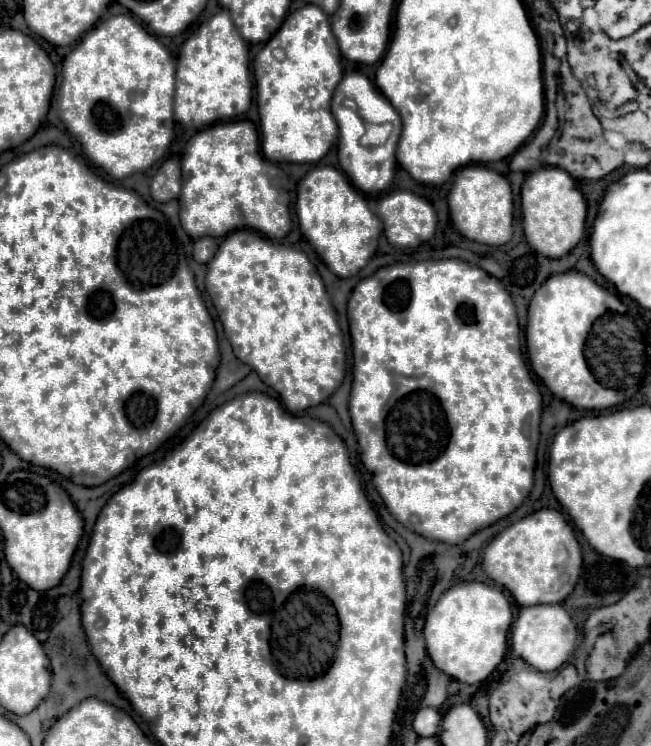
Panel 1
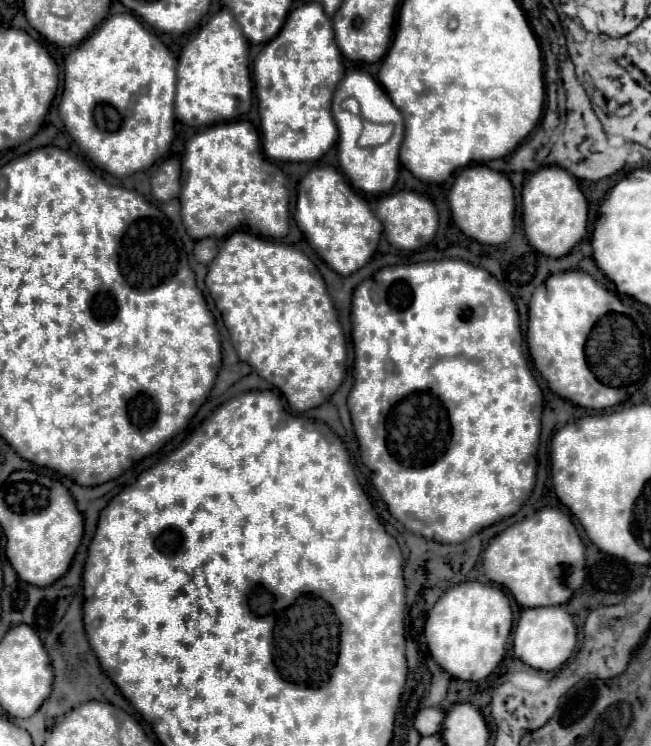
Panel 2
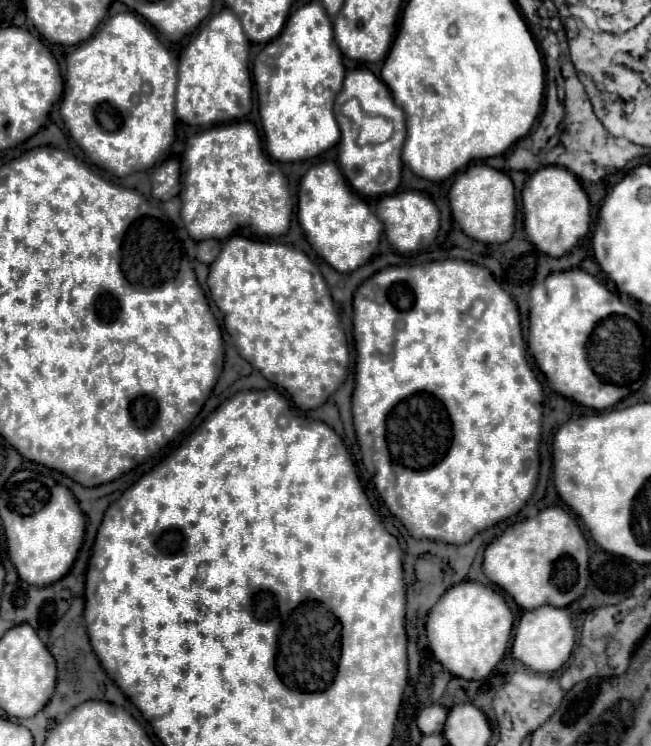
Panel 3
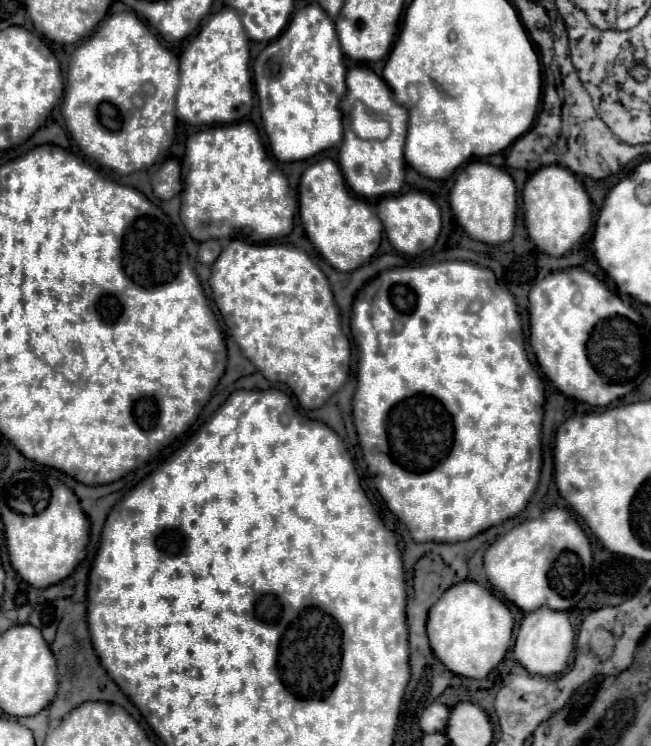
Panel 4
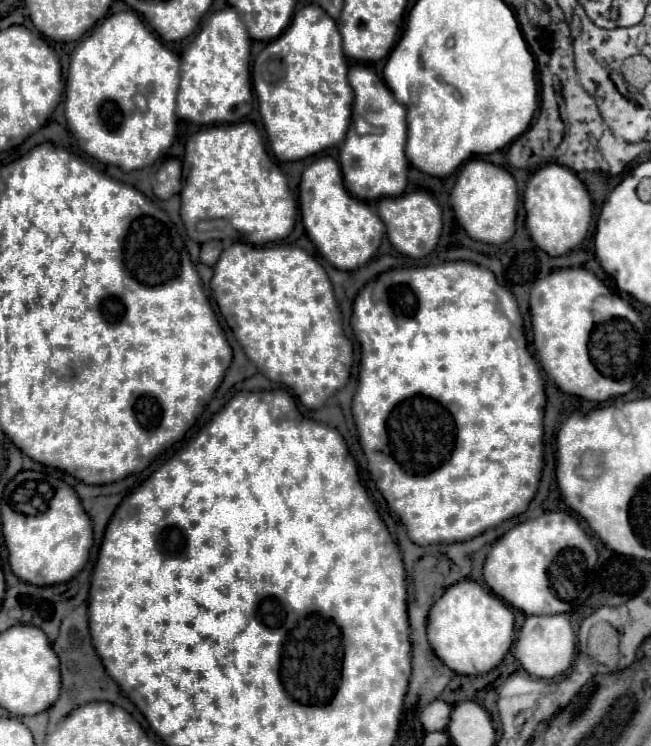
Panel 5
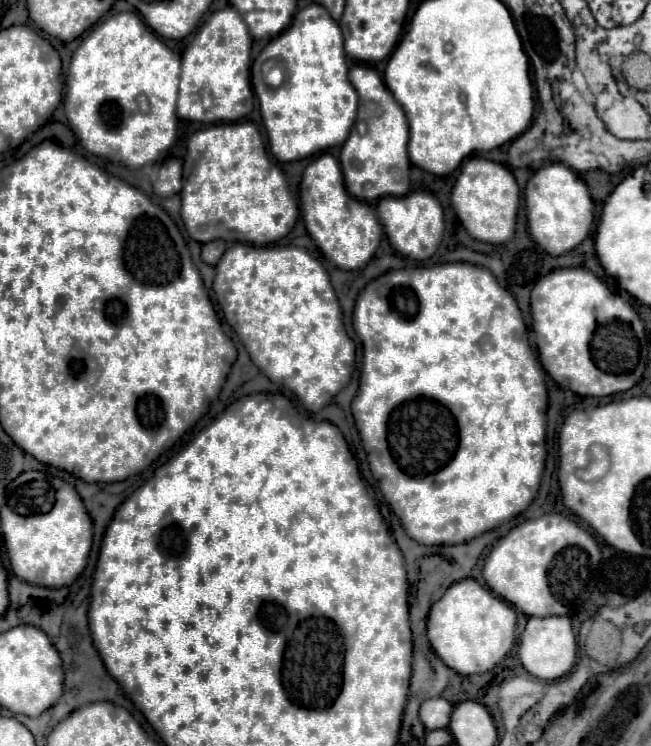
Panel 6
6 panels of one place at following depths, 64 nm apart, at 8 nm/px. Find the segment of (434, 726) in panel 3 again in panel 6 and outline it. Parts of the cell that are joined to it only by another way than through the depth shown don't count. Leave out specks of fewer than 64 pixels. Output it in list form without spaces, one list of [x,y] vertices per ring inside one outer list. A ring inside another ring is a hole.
[[[430,698],[420,708],[420,720],[426,726],[426,730],[438,730],[446,728],[452,714],[452,704],[444,698]]]

